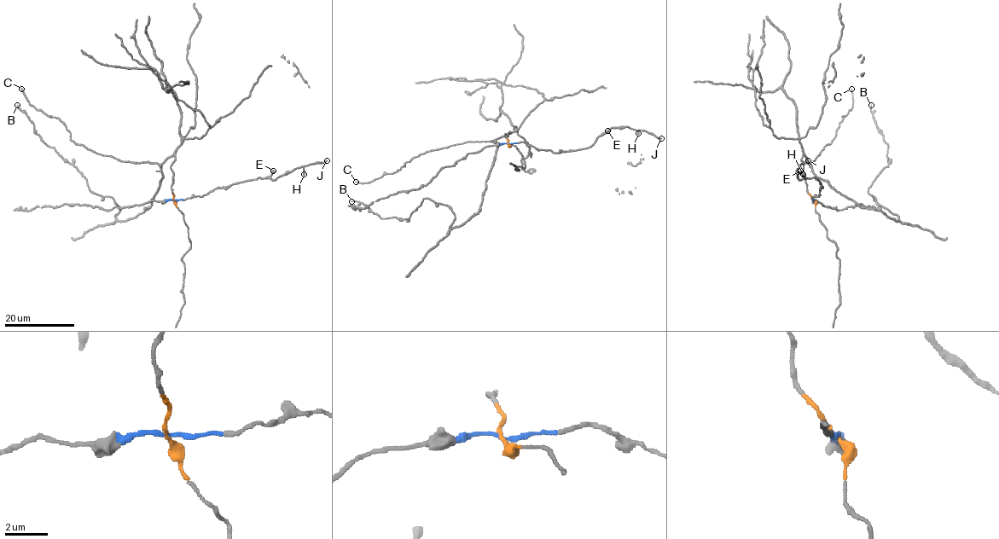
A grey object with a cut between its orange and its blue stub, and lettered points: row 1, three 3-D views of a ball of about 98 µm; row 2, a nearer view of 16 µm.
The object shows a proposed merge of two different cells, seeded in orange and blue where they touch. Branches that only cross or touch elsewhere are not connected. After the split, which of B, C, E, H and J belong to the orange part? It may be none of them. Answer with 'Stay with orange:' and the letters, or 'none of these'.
Stay with orange: B, C

